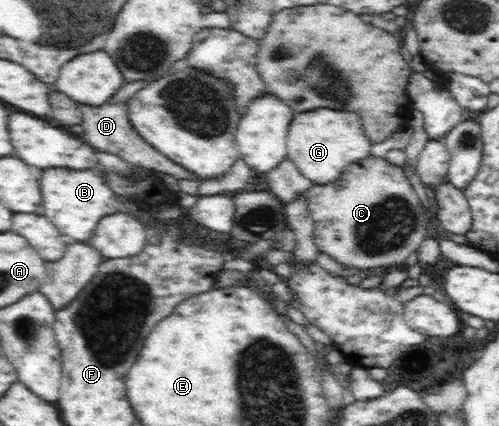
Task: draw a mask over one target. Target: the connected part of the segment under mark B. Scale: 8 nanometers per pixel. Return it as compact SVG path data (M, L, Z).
M44 169L41 172L40 187L42 200L36 212L48 217L69 241L88 242L102 217L129 209L129 204L122 204L119 197L111 192L110 185L94 170Z

